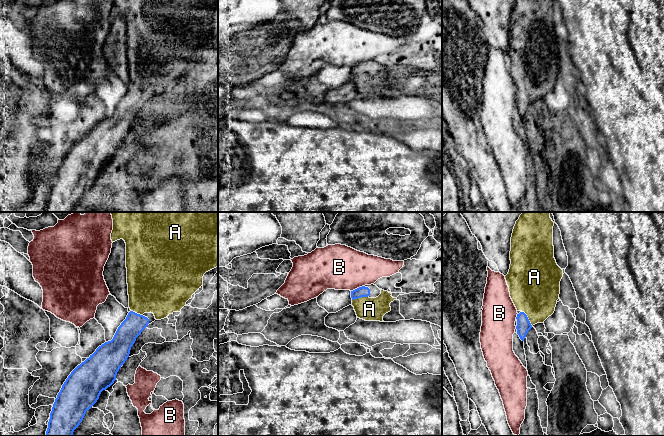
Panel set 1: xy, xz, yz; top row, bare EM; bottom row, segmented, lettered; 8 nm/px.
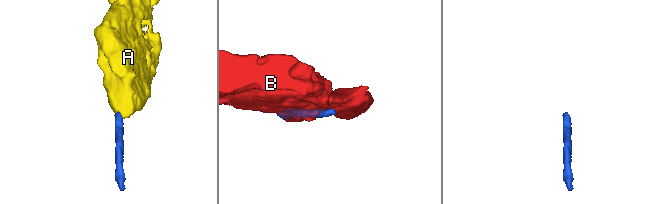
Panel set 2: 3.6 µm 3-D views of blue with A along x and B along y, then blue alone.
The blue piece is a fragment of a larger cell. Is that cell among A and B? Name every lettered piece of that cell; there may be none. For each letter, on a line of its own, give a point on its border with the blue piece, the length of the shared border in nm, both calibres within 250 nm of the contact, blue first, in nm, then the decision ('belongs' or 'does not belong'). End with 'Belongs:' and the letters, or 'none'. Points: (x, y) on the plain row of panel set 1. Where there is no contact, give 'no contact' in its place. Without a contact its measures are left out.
A: xz (359, 73) | 130 nm | 90/190 nm | belongs
B: xz (357, 64) | 120 nm | 90/360 nm | does not belong
Belongs: A

